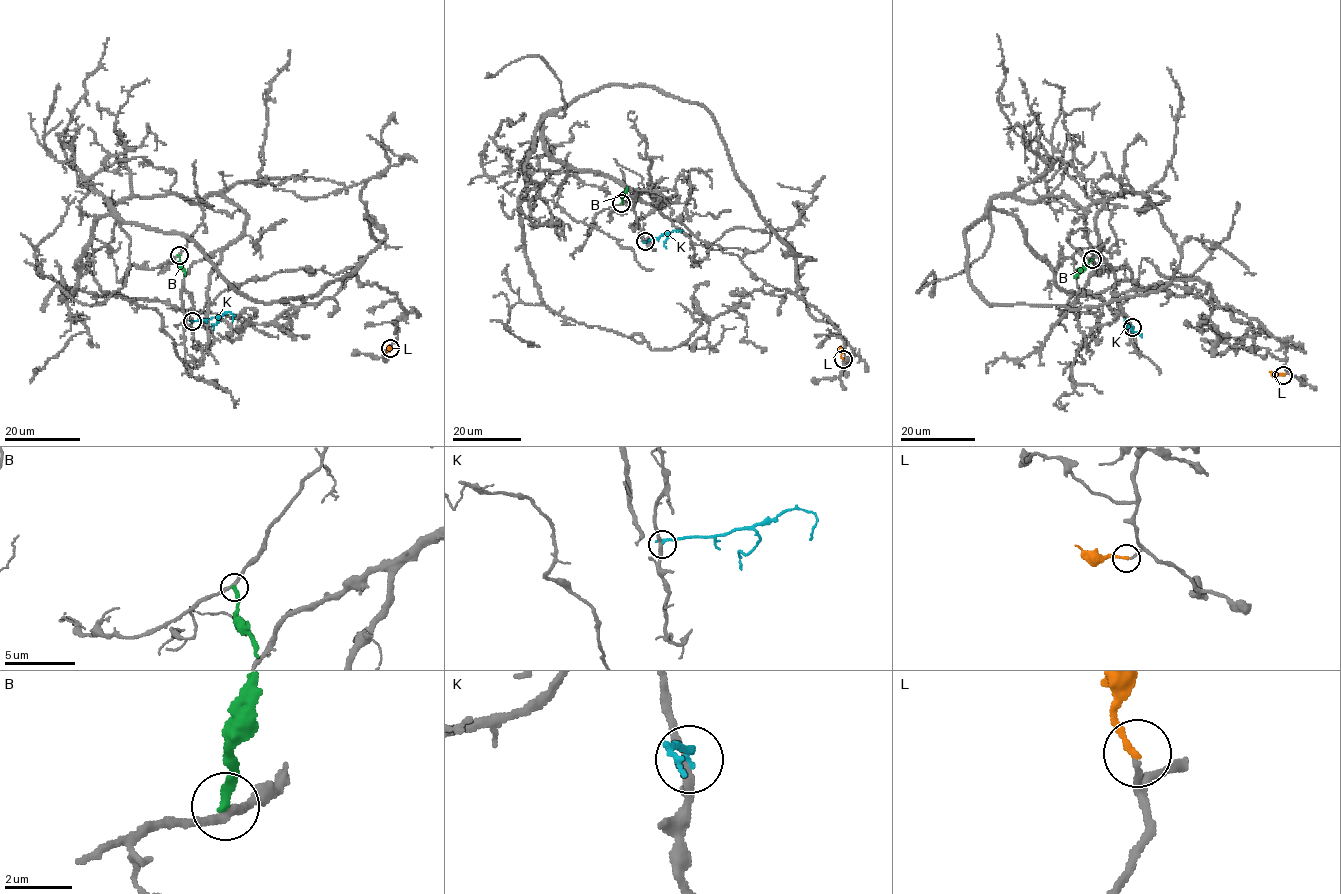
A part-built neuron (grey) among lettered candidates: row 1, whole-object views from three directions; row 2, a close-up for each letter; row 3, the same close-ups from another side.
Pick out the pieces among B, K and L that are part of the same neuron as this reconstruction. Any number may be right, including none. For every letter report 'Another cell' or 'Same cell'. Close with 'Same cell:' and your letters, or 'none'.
B: Another cell
K: Another cell
L: Same cell
Same cell: L

